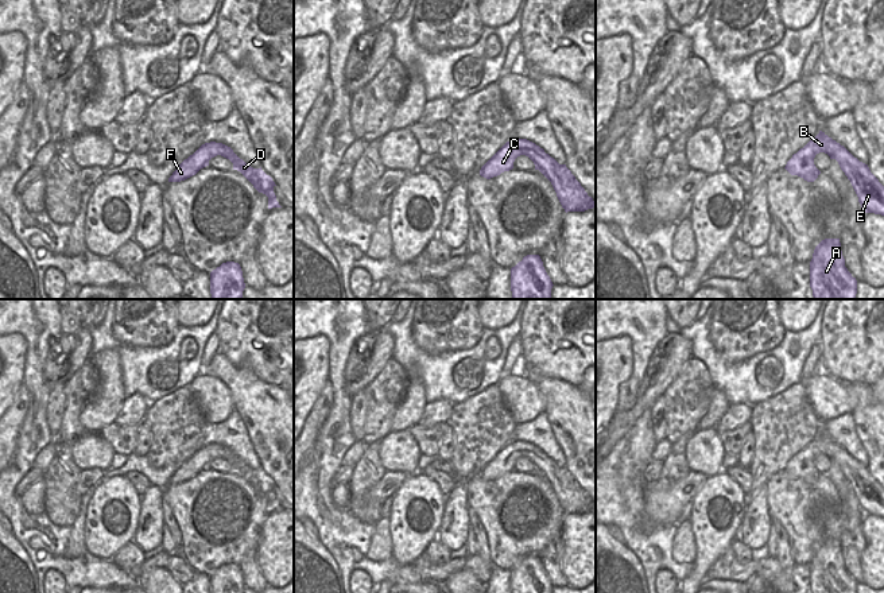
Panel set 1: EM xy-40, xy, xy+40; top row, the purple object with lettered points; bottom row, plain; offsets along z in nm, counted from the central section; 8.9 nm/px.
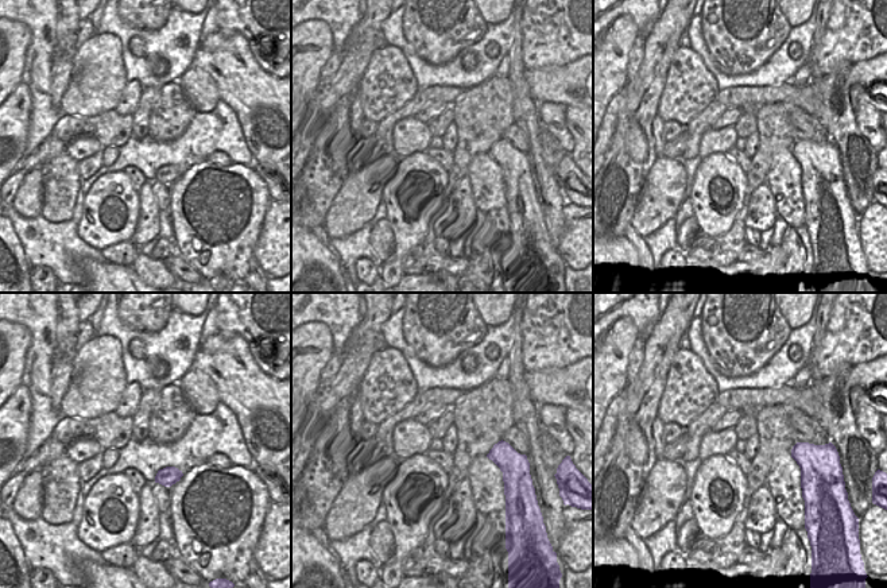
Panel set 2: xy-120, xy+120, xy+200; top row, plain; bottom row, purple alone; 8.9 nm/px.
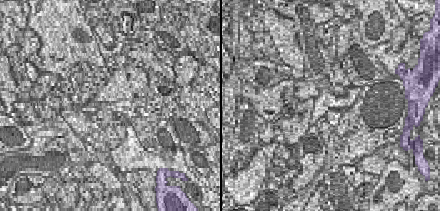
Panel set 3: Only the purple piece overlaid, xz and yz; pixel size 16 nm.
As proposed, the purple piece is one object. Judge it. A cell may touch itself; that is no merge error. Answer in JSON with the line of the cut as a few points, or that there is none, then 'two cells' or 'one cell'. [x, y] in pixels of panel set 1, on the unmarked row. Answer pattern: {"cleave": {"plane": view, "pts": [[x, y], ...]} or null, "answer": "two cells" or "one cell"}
{"cleave": null, "answer": "one cell"}

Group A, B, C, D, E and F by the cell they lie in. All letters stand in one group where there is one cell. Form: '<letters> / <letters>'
A B C D E F

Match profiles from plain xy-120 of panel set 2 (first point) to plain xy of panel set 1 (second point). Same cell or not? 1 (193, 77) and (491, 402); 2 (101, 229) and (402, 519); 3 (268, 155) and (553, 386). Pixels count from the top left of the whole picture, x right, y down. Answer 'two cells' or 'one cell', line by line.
1: two cells
2: one cell
3: one cell

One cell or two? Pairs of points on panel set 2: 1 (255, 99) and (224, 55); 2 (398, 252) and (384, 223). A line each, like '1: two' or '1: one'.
1: one
2: two

